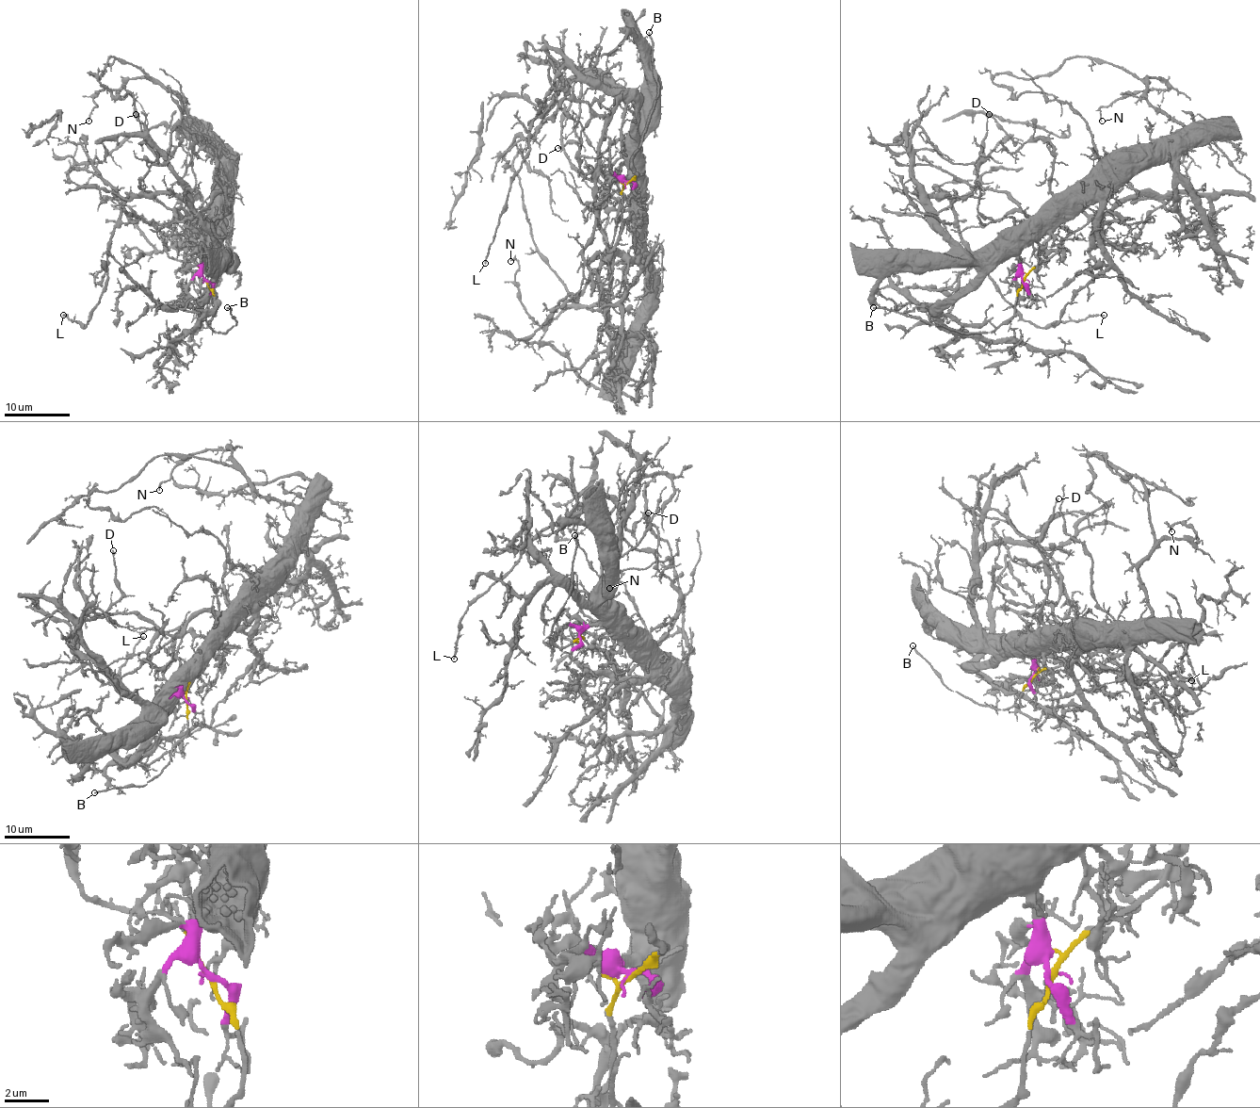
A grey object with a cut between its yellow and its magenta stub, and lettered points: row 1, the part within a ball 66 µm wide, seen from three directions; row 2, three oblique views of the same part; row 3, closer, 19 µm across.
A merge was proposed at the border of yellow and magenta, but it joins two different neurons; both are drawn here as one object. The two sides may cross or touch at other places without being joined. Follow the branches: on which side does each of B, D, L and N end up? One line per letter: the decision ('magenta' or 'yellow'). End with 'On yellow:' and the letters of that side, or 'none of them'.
B: yellow
D: magenta
L: magenta
N: magenta
On yellow: B

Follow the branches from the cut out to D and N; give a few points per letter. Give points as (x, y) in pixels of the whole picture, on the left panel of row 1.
D: (205, 281), (202, 259), (216, 248), (216, 235), (159, 149), (153, 164), (154, 151), (137, 114)
N: (205, 281), (211, 203), (224, 162), (187, 107), (152, 81), (132, 78), (99, 91), (88, 121)

